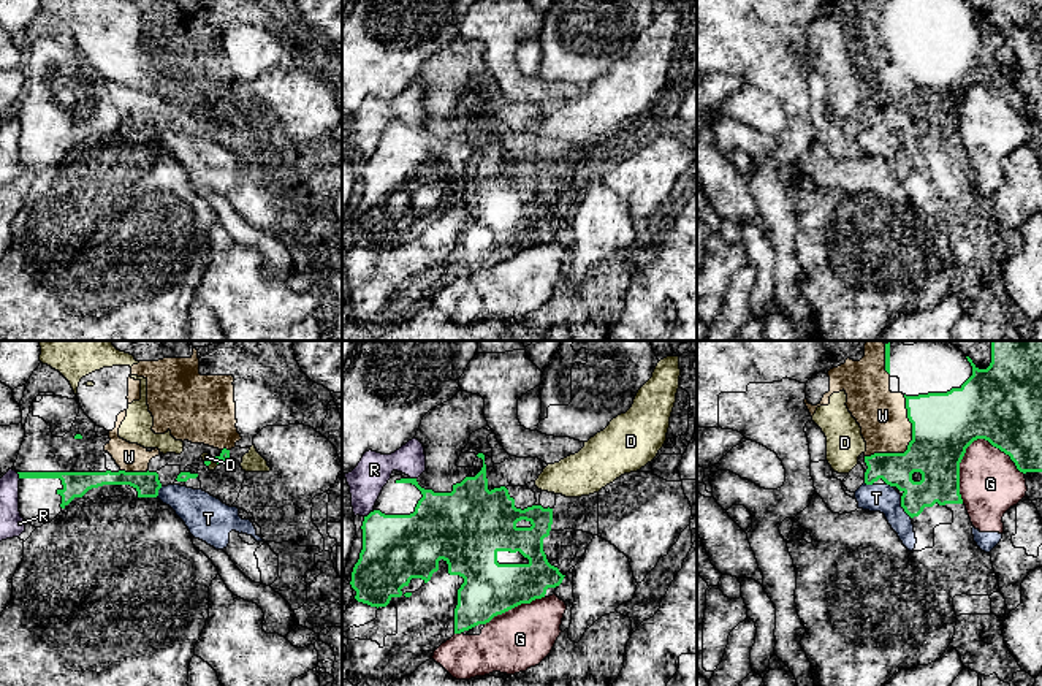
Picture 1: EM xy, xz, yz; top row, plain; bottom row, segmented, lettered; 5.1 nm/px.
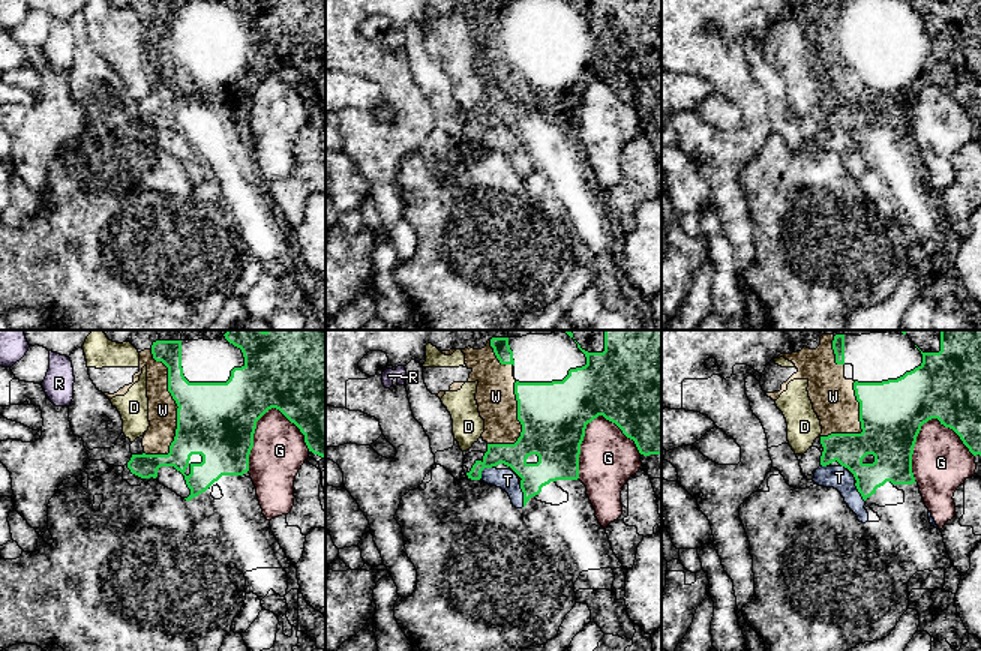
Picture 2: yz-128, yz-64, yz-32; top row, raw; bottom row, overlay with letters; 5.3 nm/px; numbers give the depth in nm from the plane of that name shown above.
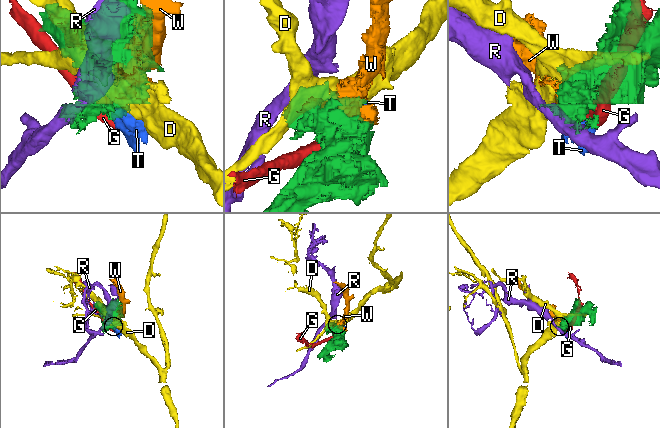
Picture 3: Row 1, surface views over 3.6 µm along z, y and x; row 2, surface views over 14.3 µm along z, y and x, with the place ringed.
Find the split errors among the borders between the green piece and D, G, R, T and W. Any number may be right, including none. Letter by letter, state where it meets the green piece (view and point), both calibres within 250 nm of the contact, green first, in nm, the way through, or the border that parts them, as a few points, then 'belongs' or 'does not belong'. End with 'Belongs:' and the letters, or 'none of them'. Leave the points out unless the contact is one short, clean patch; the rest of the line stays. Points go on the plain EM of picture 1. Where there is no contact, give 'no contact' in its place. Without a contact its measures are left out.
D: meets green in xy at (214, 106); 50 nm thick on the green side, 50 nm on the other; does not belong
G: meets green in yz at (969, 89); 380 nm thick on the green side, 320 nm on the other; does not belong
R: meets green in xz at (369, 159); 340 nm thick on the green side, 180 nm on the other; border along xz (371, 156), (365, 162); does not belong
T: meets green in yz at (901, 151); 190 nm thick on the green side, 140 nm on the other; does not belong
W: meets green in yz at (909, 87); 320 nm thick on the green side, 260 nm on the other; does not belong
Belongs: none of them

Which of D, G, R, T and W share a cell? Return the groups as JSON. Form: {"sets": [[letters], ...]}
{"sets": [["D"], ["G", "T"], ["R"], ["W"]]}

